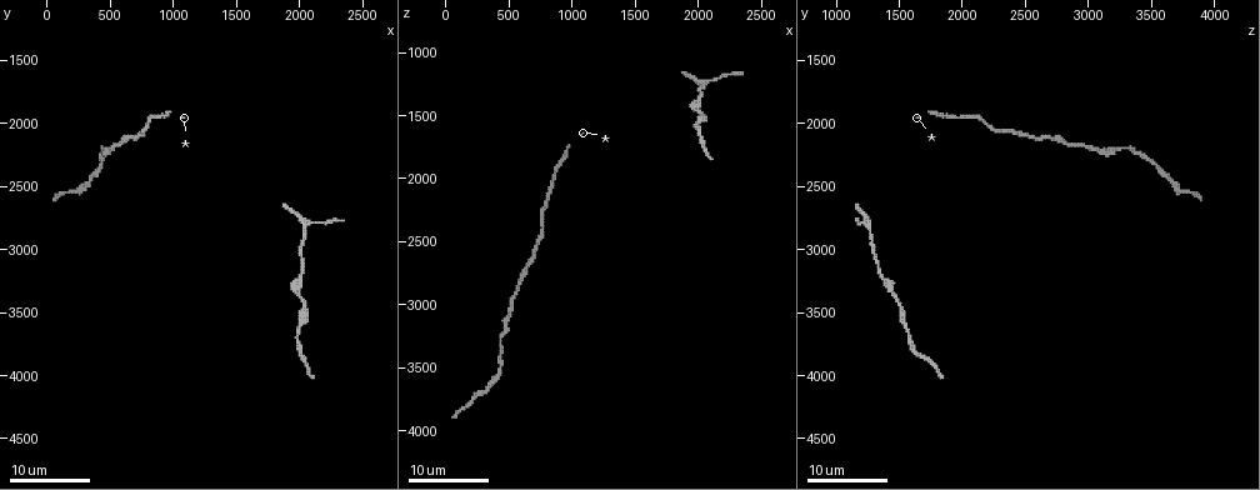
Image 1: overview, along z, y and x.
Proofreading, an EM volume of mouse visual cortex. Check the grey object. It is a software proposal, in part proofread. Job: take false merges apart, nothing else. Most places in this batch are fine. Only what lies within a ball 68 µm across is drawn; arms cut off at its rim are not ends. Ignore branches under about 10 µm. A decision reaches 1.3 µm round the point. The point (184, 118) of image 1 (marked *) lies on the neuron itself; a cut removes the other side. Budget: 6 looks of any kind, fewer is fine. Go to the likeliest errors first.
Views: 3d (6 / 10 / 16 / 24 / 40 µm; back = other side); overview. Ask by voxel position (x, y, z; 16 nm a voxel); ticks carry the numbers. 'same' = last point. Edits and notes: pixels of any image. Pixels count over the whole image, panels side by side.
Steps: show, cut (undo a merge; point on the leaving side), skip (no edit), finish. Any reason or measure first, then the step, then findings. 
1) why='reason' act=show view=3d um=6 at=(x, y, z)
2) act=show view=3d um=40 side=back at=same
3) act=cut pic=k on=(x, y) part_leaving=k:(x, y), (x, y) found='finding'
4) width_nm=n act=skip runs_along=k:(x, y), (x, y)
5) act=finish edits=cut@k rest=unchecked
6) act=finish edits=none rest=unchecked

act=show view=3d um=16 at=(420, 2180, 3280)

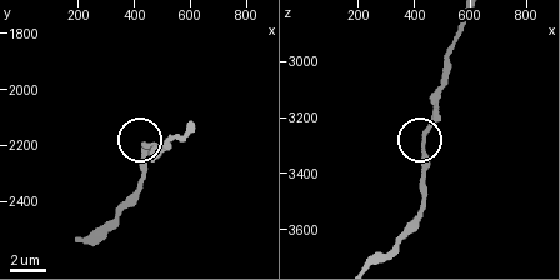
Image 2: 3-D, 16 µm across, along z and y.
act=show view=3d um=6 at=(430, 2200, 3290)

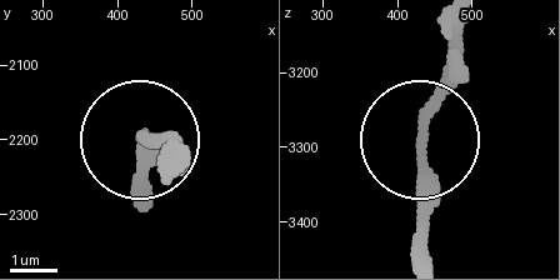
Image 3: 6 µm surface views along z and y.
why='from behind' act=show view=3d um=6 side=back at=(430, 2195, 3285)

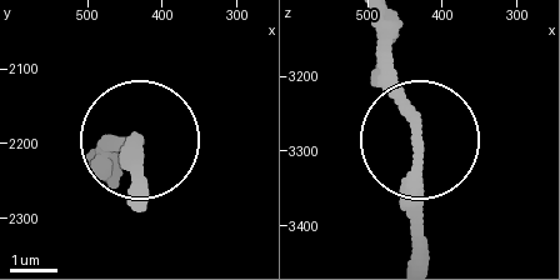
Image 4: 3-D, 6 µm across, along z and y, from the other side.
width_nm=230 act=skip runs_along=4:(376, 20), (385, 93), (416, 140), (416, 255) found='all the same neuron'

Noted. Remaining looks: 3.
why='sudden change in width' act=show view=3d um=24 at=(1980, 3320, 1420)

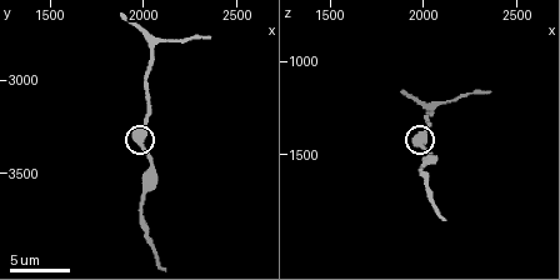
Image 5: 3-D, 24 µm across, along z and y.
act=show view=3d um=10 at=(1980, 3340, 1420)

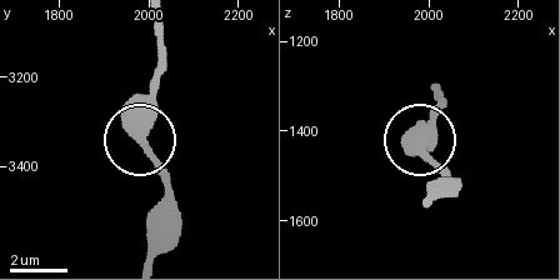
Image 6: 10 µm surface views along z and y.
act=skip found='all the same neuron'

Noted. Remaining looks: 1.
why='calibre changes' act=show view=3d um=16 at=(2000, 3600, 1540)

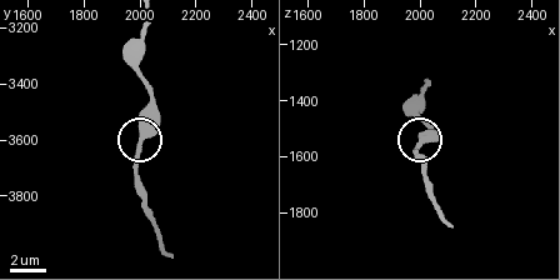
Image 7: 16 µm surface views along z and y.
act=skip runs_along=7:(145, 20), (140, 74), (149, 96), (149, 128), (135, 179) found='all the same neuron'

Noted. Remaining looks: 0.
act=finish edits=none rest=unchecked

